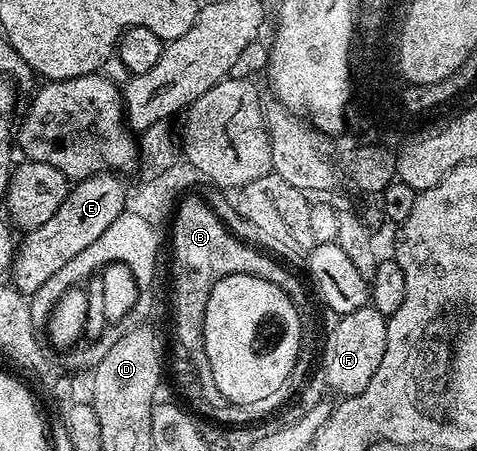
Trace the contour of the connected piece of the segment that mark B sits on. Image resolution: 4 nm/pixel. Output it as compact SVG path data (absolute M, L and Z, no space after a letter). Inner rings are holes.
M184 196L175 205L170 218L172 224L172 301L171 313L178 310L202 310L210 300L210 292L218 280L231 274L254 272L262 280L270 280L270 284L278 284L286 296L295 304L300 313L300 352L307 356L312 350L312 338L308 329L312 326L312 302L309 291L287 270L283 261L277 260L271 253L243 242L236 234L228 231L228 226L200 198ZM308 294L309 298L308 299ZM312 301L312 302L311 302Z

